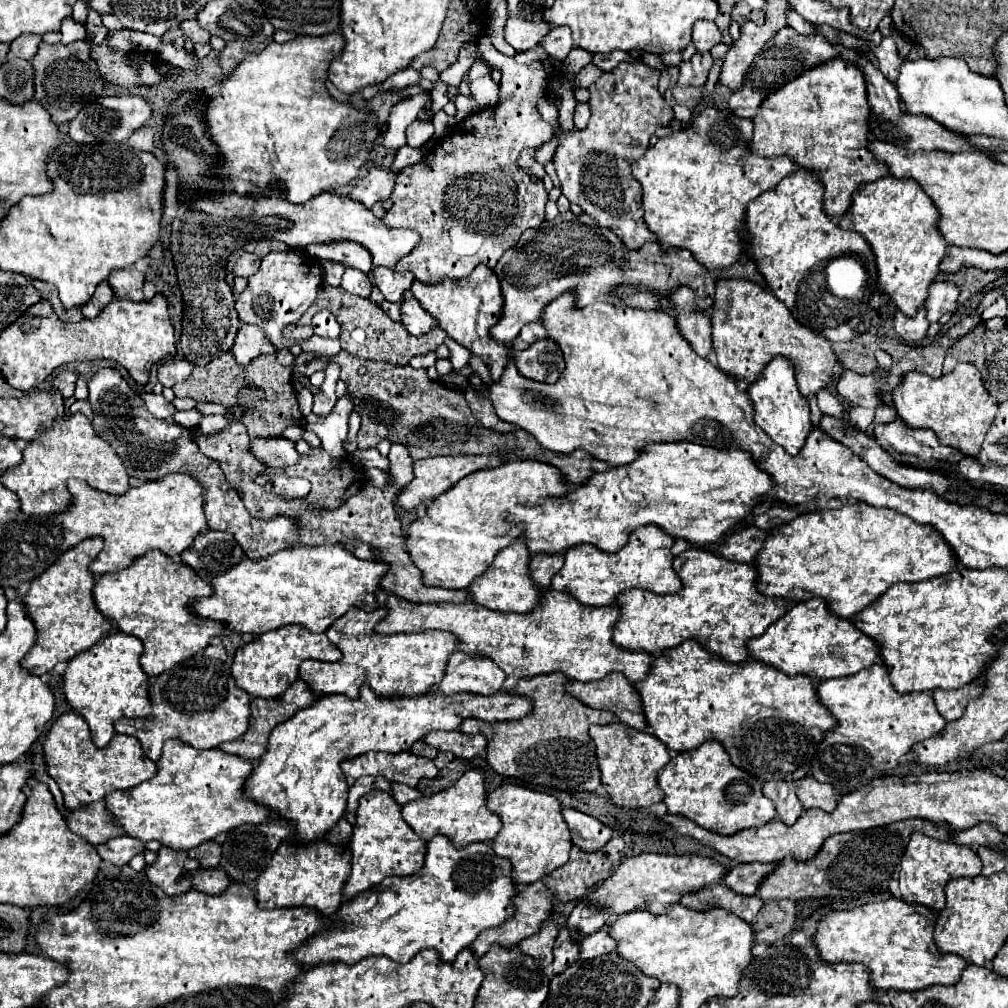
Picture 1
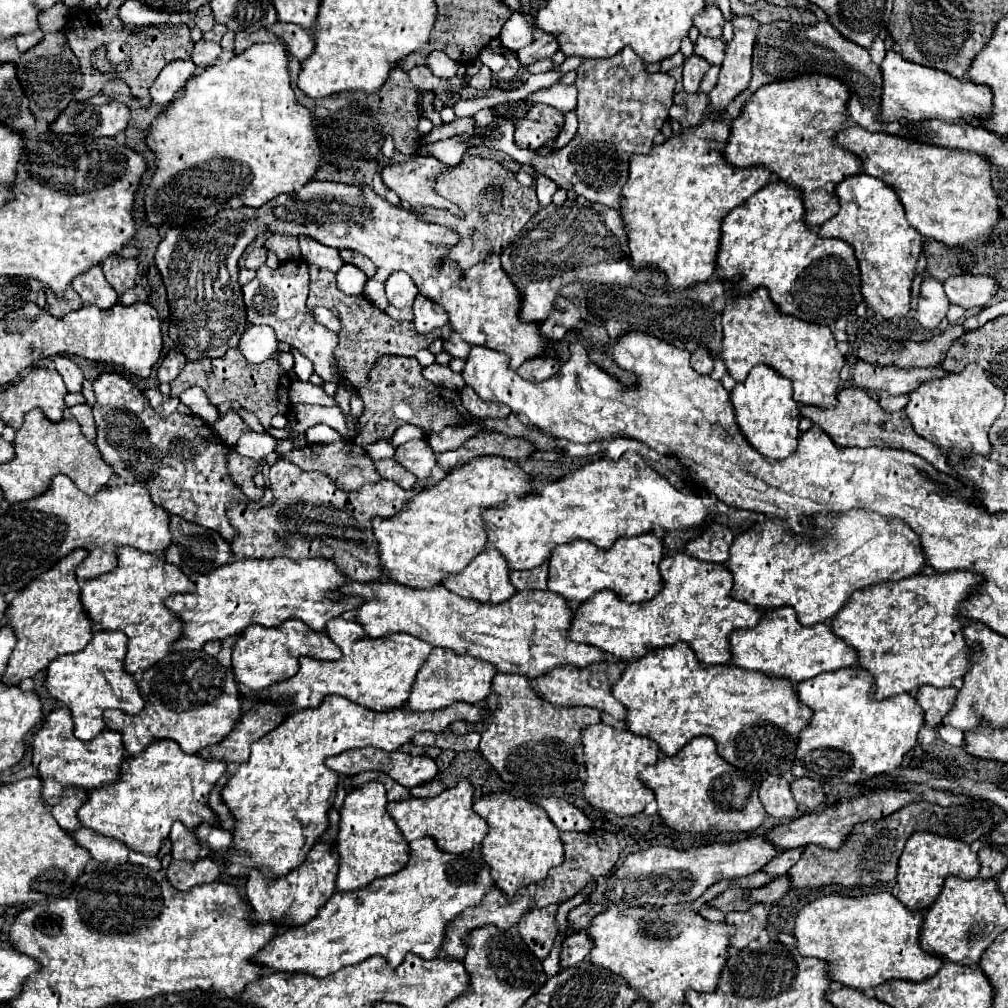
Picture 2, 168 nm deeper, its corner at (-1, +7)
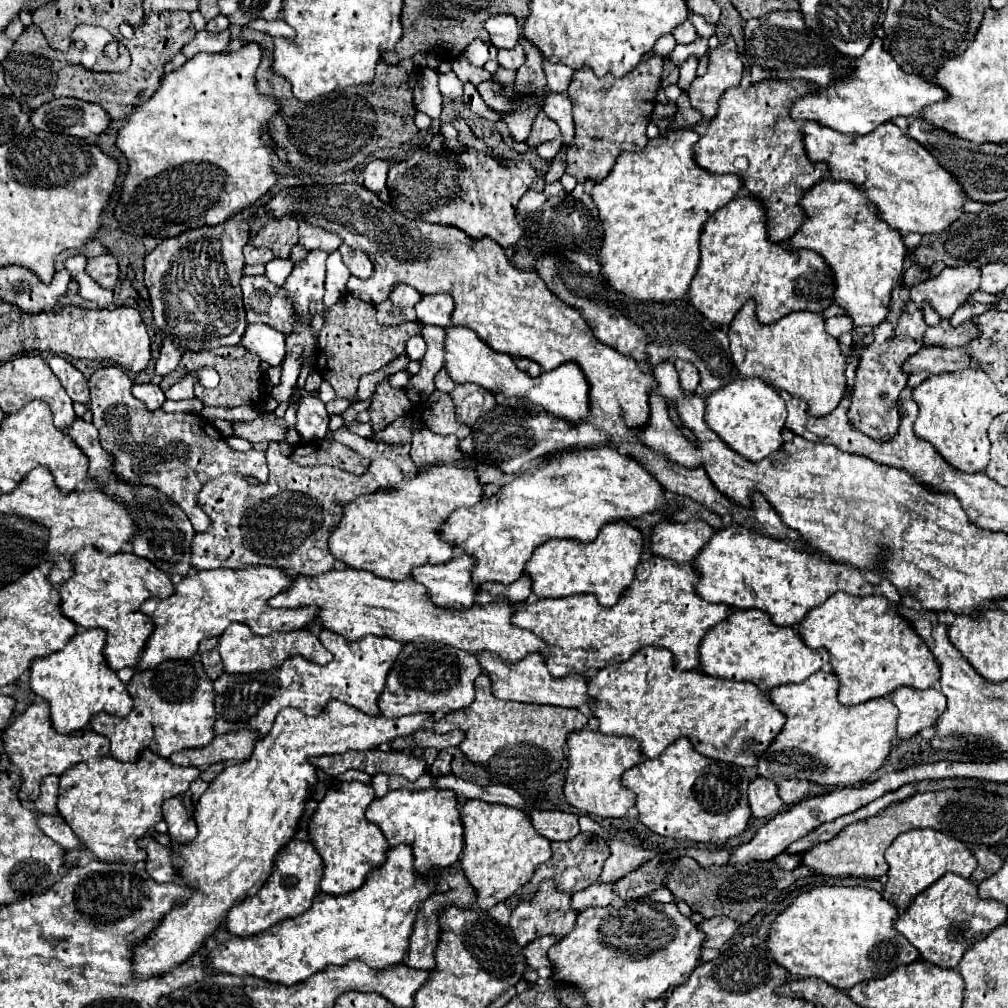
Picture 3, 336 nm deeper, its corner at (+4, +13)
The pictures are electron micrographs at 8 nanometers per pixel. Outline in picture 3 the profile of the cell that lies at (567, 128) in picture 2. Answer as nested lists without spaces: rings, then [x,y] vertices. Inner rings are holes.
[[[558,138],[556,142],[546,142],[546,144],[540,144],[540,146],[536,148],[536,152],[538,152],[538,156],[540,156],[542,160],[550,162],[550,160],[556,156],[556,152],[560,150],[560,146],[562,146],[562,142],[560,142],[560,138]]]

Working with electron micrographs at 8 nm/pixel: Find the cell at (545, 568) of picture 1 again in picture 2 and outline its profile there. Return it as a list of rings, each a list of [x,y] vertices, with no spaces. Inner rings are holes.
[[[543,562],[531,570],[511,570],[511,582],[517,586],[517,590],[547,590],[547,574],[549,566]]]

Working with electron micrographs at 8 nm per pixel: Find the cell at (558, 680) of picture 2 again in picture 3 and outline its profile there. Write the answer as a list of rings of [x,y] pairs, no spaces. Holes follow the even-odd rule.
[[[478,652],[476,654],[482,670],[486,670],[490,682],[492,682],[492,694],[498,700],[510,700],[510,702],[526,702],[526,704],[550,704],[550,706],[566,706],[576,708],[580,704],[592,704],[588,696],[588,680],[580,674],[568,676],[568,678],[552,678],[542,654],[532,652],[530,656],[522,658],[520,662],[506,662],[496,654],[490,652]]]

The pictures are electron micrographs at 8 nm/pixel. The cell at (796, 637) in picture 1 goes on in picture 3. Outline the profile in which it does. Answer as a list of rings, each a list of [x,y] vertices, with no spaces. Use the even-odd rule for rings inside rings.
[[[732,610],[730,616],[710,628],[700,642],[700,668],[706,676],[752,682],[768,692],[774,686],[796,684],[810,674],[822,670],[828,662],[828,652],[810,650],[792,628],[770,624],[770,616],[760,610]]]

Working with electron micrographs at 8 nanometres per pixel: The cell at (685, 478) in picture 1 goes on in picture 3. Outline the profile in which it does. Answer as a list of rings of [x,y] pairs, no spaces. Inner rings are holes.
[[[596,446],[582,450],[566,450],[556,453],[546,464],[534,472],[524,472],[510,484],[504,484],[494,496],[480,500],[470,508],[458,508],[446,518],[438,534],[444,542],[454,544],[462,552],[474,558],[472,582],[500,582],[512,584],[524,572],[524,564],[530,560],[532,550],[552,538],[574,538],[580,542],[592,542],[600,528],[614,520],[636,518],[658,510],[666,504],[664,490],[656,480],[630,456],[620,454],[614,446]]]

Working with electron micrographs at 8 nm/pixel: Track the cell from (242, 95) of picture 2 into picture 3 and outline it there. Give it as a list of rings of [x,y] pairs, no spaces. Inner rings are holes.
[[[254,42],[222,56],[196,54],[182,68],[166,74],[150,100],[138,104],[116,136],[116,148],[124,152],[128,162],[122,194],[114,208],[120,230],[134,236],[172,238],[200,226],[222,224],[270,190],[276,182],[270,166],[274,150],[262,142],[260,128],[268,126],[266,122],[278,110],[278,102],[266,100],[256,90],[254,74],[260,58],[262,50]]]

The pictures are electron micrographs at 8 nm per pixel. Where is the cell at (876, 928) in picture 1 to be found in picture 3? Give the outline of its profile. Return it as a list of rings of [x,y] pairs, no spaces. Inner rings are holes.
[[[818,886],[802,892],[792,900],[792,904],[782,910],[768,932],[768,950],[772,960],[782,966],[794,978],[818,976],[840,990],[850,990],[854,984],[872,978],[888,976],[894,966],[910,964],[918,960],[916,948],[894,930],[894,920],[898,918],[896,908],[886,902],[876,890],[870,888],[844,888],[844,886]]]

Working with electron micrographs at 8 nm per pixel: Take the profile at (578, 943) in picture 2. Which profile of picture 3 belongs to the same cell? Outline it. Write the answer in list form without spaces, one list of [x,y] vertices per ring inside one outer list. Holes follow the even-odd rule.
[[[542,936],[542,938],[534,940],[534,942],[530,942],[530,944],[522,950],[522,954],[524,954],[524,958],[526,958],[526,966],[532,968],[534,972],[538,972],[538,978],[540,978],[540,980],[548,980],[548,978],[552,976],[552,968],[550,968],[550,960],[548,960],[546,952],[548,952],[548,948],[550,948],[554,942],[558,942],[558,940],[560,940],[560,938],[554,938],[554,936]]]

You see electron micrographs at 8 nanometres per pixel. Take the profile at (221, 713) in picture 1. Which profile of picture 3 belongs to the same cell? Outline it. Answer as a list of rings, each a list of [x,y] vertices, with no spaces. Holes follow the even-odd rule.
[[[200,656],[186,662],[168,660],[154,670],[136,672],[126,688],[134,700],[134,708],[126,718],[102,712],[90,720],[92,732],[110,740],[110,754],[116,760],[136,762],[144,750],[168,758],[184,748],[202,748],[214,738],[214,690],[200,664]]]

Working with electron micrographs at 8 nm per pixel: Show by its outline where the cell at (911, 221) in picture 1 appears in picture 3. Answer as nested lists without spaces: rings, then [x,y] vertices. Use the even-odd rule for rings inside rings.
[[[822,180],[814,184],[798,202],[800,208],[806,214],[804,224],[798,228],[798,232],[788,240],[788,246],[792,252],[798,252],[802,248],[814,250],[820,254],[826,264],[832,270],[834,276],[834,302],[846,310],[846,314],[852,318],[854,326],[876,326],[880,324],[888,314],[888,302],[894,286],[900,282],[900,274],[906,262],[908,248],[902,242],[902,236],[894,232],[892,228],[886,228],[878,216],[874,216],[874,208],[866,204],[866,196],[854,188],[854,184],[834,184],[832,180]]]

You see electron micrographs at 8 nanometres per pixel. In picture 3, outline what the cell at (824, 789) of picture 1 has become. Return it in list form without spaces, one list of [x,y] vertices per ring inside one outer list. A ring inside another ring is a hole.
[[[798,778],[784,780],[778,784],[778,796],[786,806],[792,806],[808,796],[808,788],[810,788],[808,780],[798,780]]]

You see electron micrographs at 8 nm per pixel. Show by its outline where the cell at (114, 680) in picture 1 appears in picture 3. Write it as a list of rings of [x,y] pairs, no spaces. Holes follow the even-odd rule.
[[[98,628],[82,630],[80,634],[70,638],[70,642],[62,650],[32,660],[30,688],[50,704],[50,722],[58,734],[70,734],[84,728],[90,722],[90,716],[98,712],[114,714],[120,718],[130,714],[130,694],[118,680],[116,672],[108,668],[102,656],[104,636],[106,634]]]

